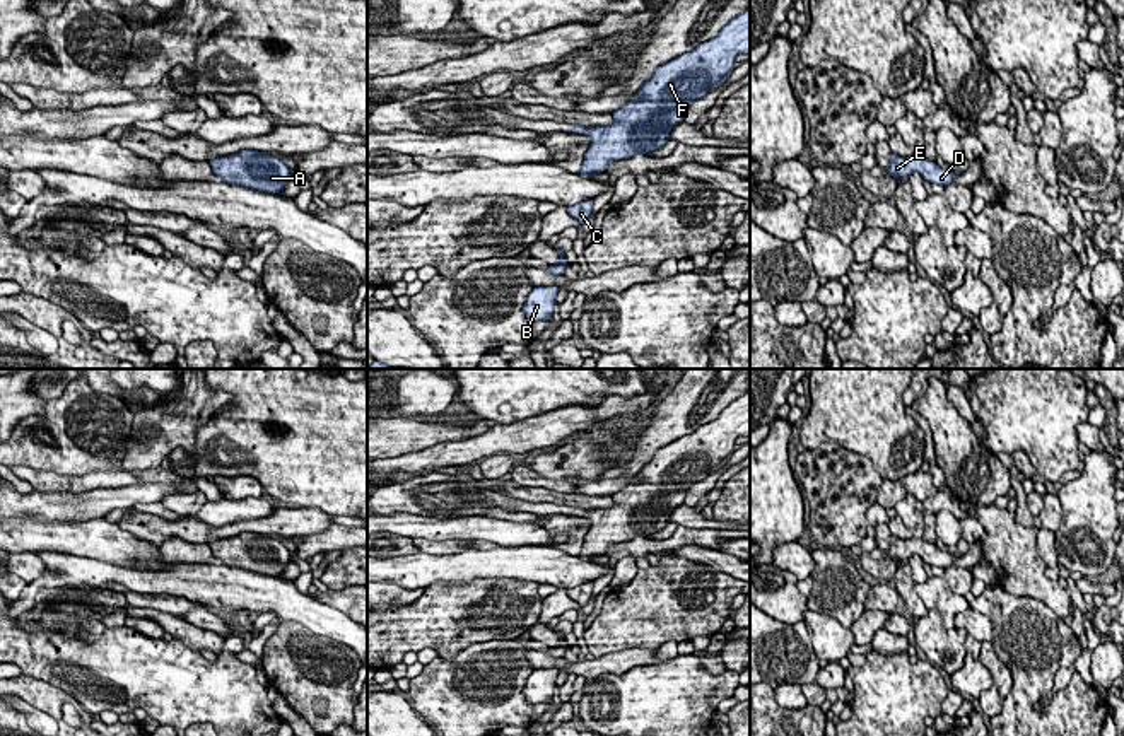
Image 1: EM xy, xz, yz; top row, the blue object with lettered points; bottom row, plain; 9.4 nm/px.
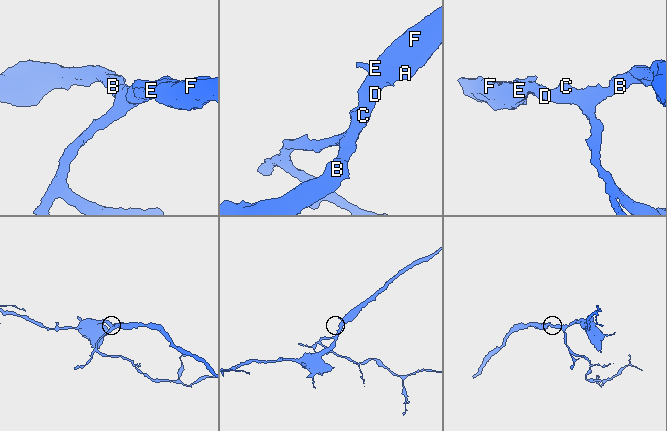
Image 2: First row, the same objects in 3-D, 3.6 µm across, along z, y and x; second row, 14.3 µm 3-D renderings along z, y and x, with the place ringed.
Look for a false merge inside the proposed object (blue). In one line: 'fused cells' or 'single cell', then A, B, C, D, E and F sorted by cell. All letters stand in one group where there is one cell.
single cell | A B C D E F

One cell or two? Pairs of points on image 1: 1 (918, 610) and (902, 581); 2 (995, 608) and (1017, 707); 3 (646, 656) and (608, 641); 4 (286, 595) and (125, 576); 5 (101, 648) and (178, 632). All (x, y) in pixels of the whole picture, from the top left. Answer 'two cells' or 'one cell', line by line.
1: one cell
2: one cell
3: two cells
4: one cell
5: two cells

